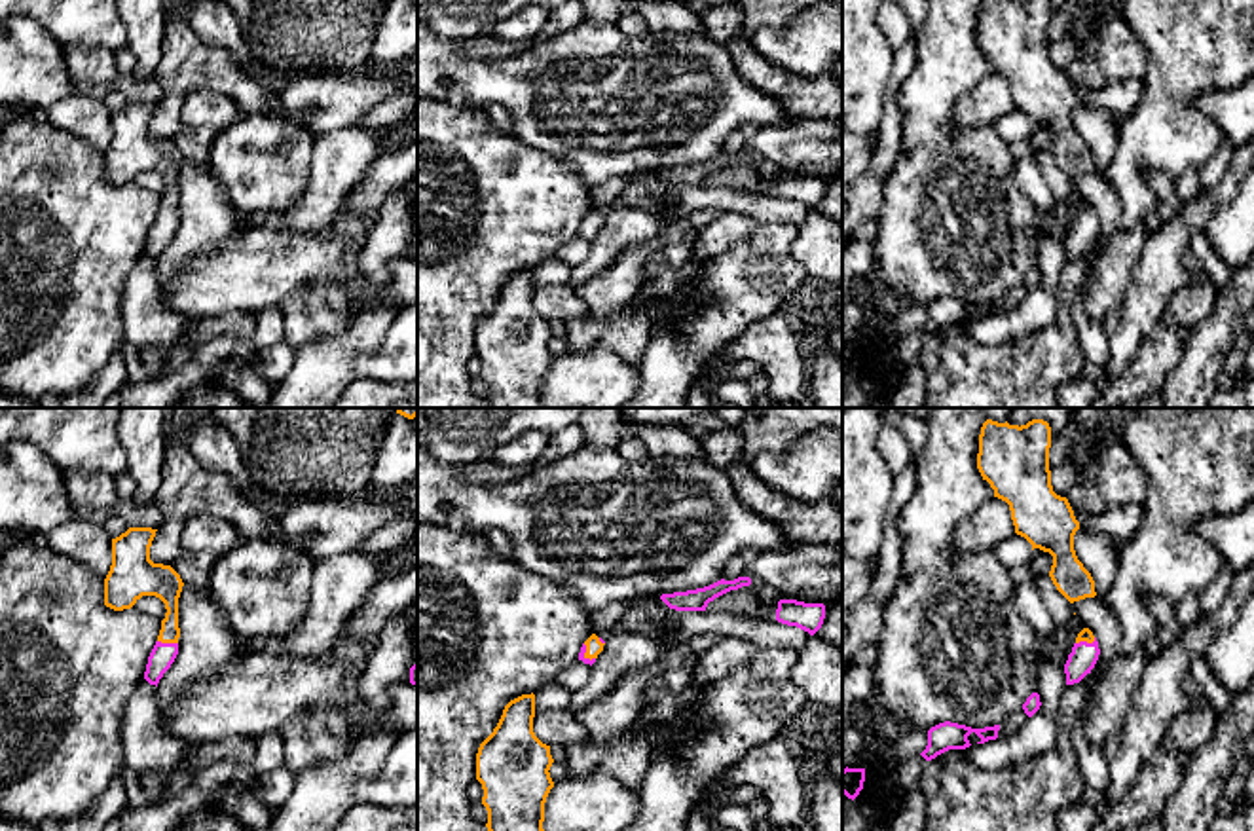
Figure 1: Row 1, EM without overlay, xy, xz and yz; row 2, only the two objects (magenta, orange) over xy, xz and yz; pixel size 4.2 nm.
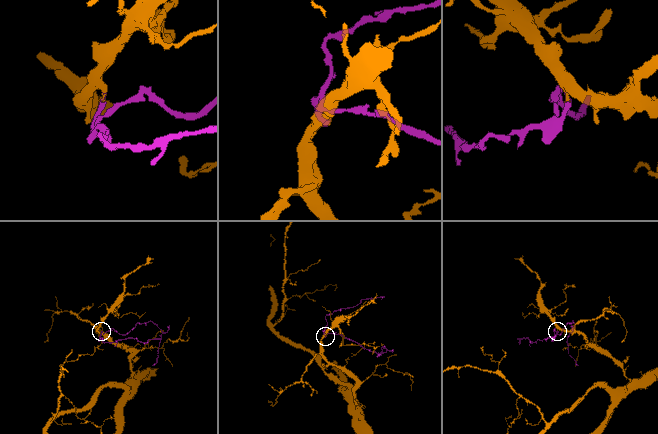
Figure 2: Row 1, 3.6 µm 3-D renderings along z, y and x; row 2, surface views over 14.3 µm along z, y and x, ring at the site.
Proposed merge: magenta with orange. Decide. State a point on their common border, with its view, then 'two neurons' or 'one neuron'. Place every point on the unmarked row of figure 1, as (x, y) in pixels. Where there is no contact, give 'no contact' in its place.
meets magenta in xy at (167, 219); one neuron

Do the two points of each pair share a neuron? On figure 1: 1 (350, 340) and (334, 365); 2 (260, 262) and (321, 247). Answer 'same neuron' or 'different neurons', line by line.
1: same neuron
2: same neuron

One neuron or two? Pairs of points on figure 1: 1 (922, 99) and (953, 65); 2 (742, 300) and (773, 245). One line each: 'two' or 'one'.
1: one
2: one

